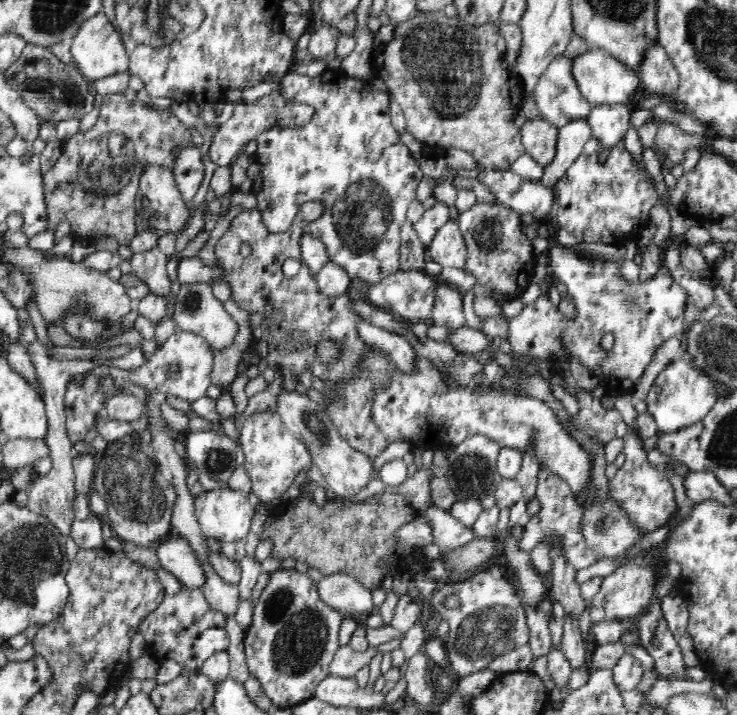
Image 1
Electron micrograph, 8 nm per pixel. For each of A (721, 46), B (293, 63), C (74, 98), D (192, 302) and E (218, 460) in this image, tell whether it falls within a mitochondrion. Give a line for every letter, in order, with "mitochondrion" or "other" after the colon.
A: mitochondrion
B: other
C: mitochondrion
D: mitochondrion
E: mitochondrion

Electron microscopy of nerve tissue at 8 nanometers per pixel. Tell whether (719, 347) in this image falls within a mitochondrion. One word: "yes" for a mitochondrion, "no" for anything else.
yes

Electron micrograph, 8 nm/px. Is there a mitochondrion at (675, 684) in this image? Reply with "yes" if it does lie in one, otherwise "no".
no

